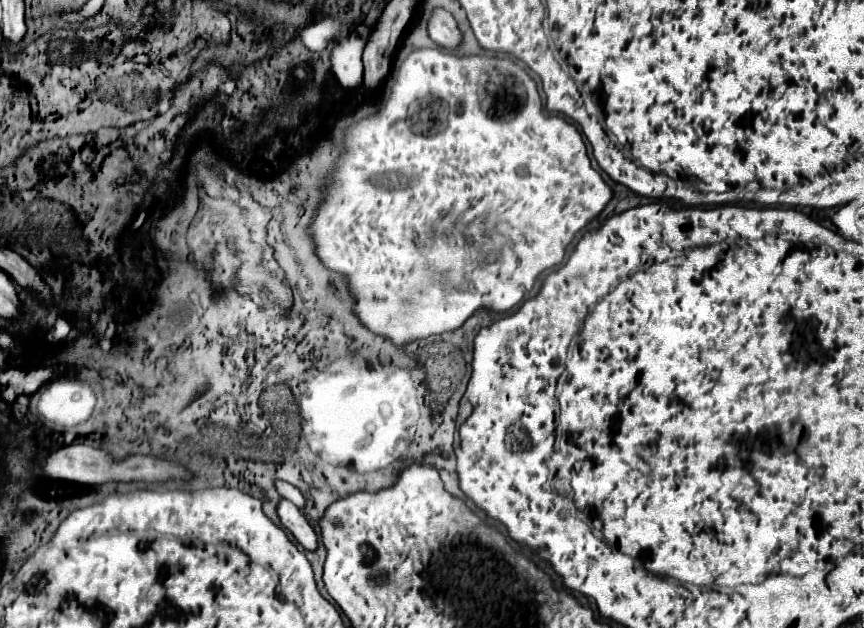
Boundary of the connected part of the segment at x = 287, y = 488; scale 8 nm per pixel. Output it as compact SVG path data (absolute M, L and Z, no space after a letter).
M276 479L274 485L276 485L276 491L280 493L280 497L290 499L296 507L304 509L304 497L300 495L300 491L298 491L294 485L290 485L290 483L286 483L286 481L280 481L280 479Z

